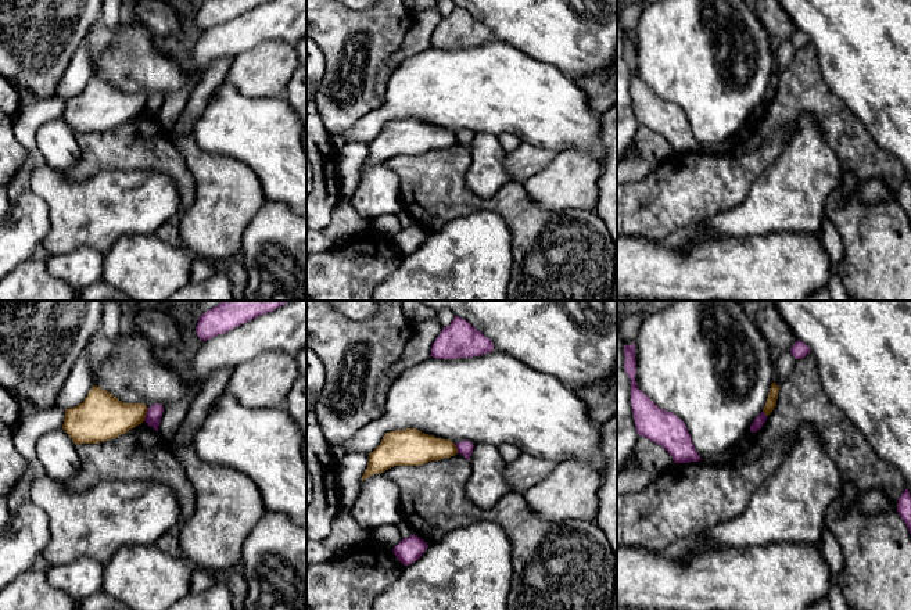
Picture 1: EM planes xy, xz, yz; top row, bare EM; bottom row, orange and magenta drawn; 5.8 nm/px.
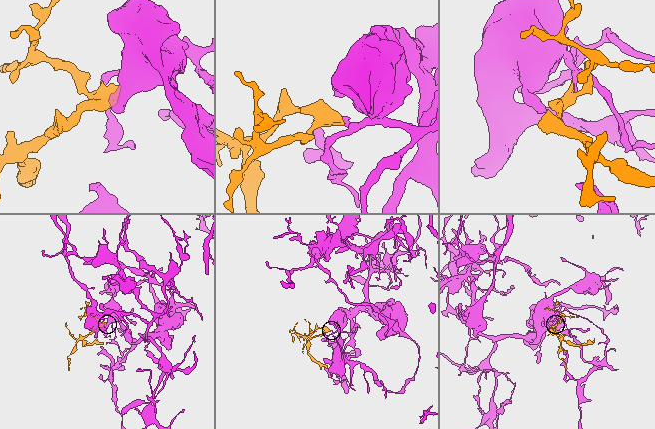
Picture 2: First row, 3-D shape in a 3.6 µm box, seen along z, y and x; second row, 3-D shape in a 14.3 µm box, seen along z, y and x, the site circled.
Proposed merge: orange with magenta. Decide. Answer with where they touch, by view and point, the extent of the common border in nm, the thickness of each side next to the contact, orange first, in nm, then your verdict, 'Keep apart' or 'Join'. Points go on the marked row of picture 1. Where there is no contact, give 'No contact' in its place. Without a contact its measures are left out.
Touches orange at xy (144, 415). Shared border 90 nm. Thickness 280 nm (orange) against 90 nm. Keep apart

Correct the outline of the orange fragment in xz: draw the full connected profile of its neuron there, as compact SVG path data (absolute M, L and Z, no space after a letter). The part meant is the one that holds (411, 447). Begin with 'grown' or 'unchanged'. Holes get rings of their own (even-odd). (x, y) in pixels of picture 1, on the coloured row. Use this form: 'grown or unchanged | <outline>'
unchanged | M416 428L390 431L383 437L380 445L369 453L369 464L362 481L394 466L422 466L456 453L456 445L449 439L435 438Z

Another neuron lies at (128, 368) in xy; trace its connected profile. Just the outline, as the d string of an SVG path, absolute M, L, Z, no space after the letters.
M98 331L85 348L94 374L94 385L108 391L125 403L144 403L147 408L159 403L164 409L179 399L193 394L189 378L182 377L176 370L158 360L164 349L154 351L146 337L132 331L114 340Z

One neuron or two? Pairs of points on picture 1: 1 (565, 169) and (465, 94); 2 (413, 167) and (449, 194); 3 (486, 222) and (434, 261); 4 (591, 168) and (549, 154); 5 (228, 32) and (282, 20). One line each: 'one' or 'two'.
1: two
2: one
3: one
4: two
5: one

